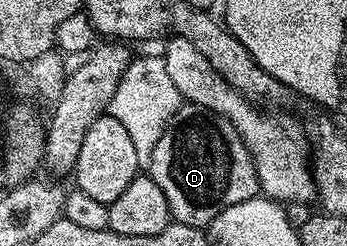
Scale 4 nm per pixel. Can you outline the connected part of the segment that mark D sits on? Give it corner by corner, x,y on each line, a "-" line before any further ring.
183,102
179,110
166,121
166,128
152,150
148,174
156,181
156,185
160,185
164,201
168,201
171,220
189,227
209,228
211,221
224,213
228,205
240,205
240,201
255,198
260,191
254,162
240,133
236,133
234,126
224,116
195,103

